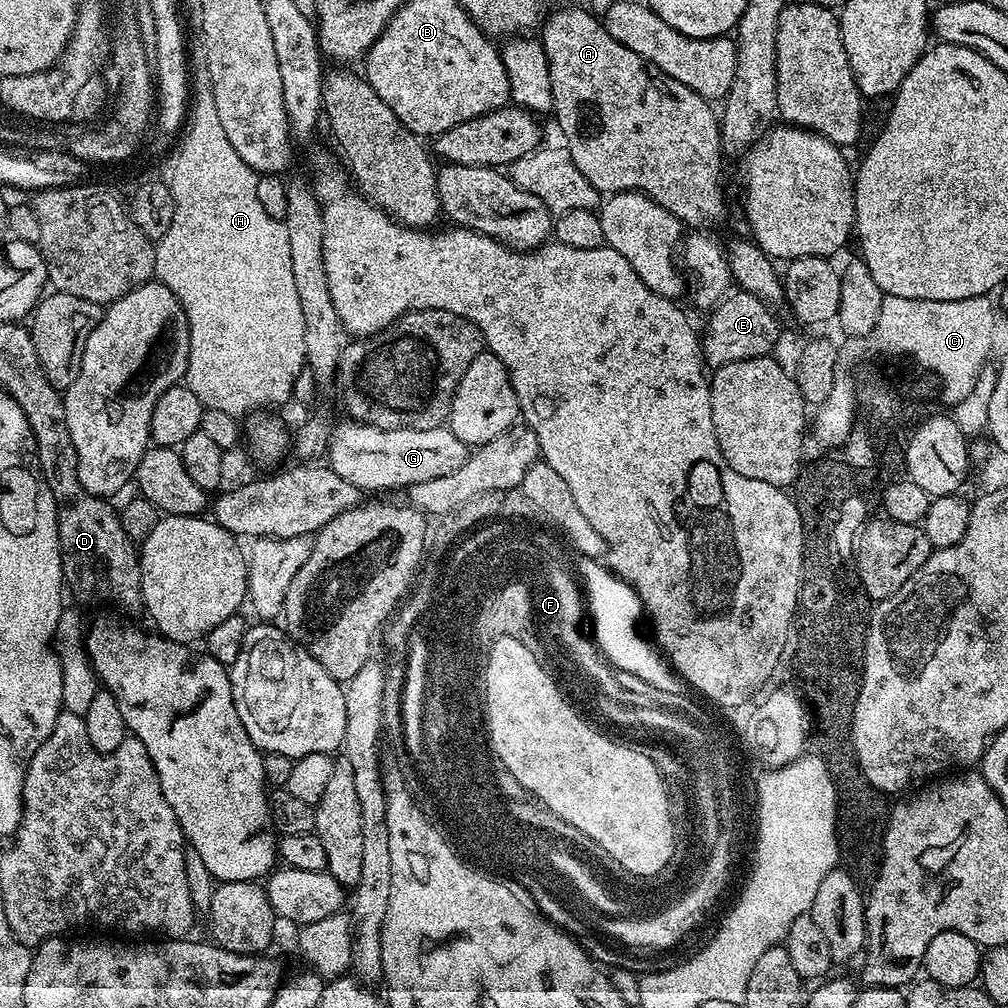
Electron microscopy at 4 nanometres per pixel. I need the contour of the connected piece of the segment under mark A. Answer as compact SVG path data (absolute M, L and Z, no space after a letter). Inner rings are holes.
M587 7L560 8L547 13L542 24L542 31L538 39L544 45L546 58L550 62L550 82L552 83L552 112L556 116L556 124L564 131L563 143L566 145L570 158L574 158L574 166L586 174L586 182L597 188L602 194L613 192L643 192L654 202L658 202L674 218L678 218L681 225L692 230L712 230L715 224L724 220L724 160L722 145L720 142L720 116L711 103L699 96L694 90L682 86L674 78L670 78L658 66L654 66L642 54L634 54L618 38L610 38L610 34L604 29L604 21L599 15L593 14Z

